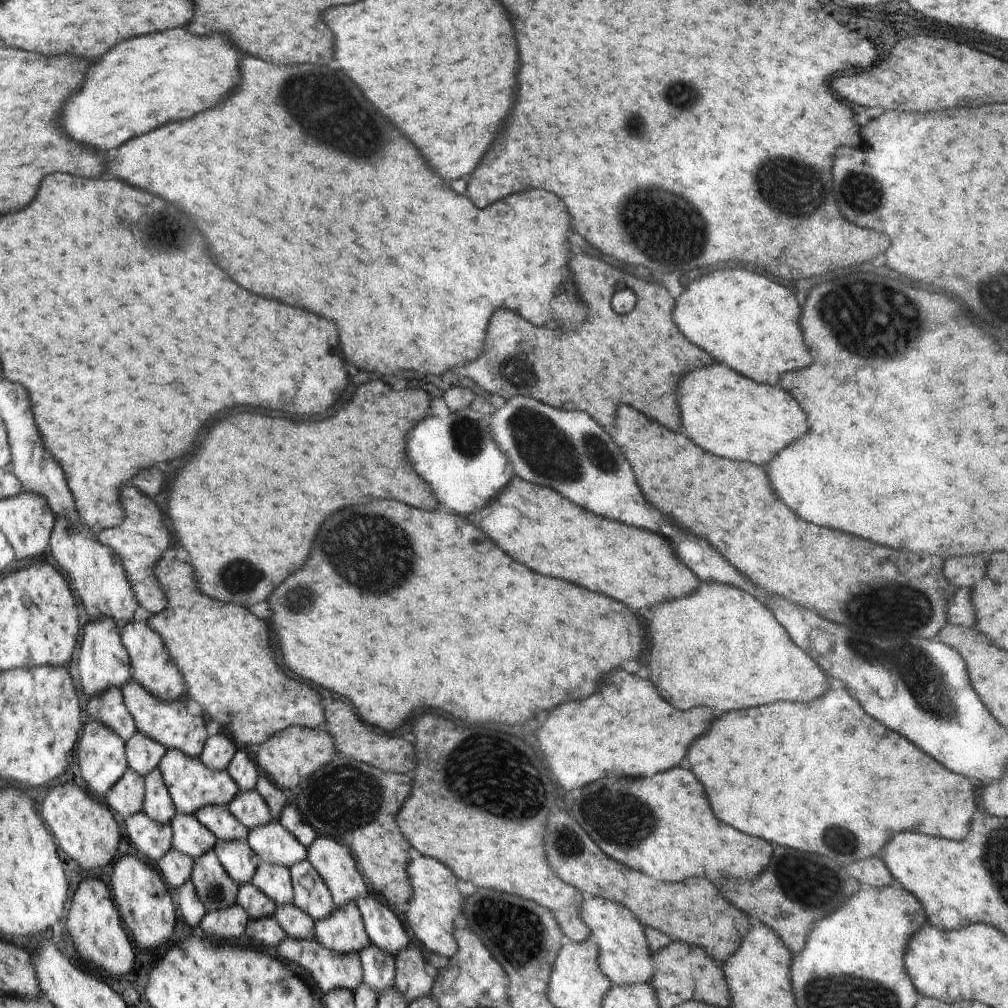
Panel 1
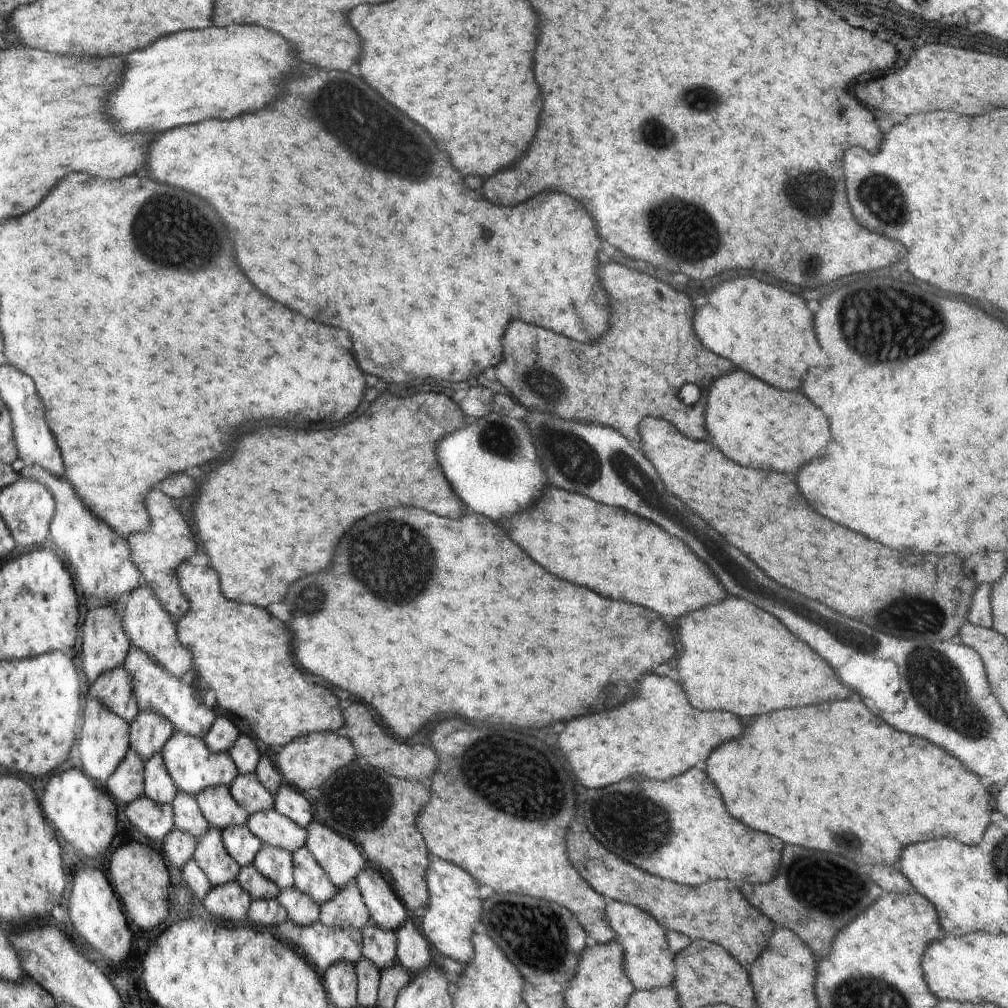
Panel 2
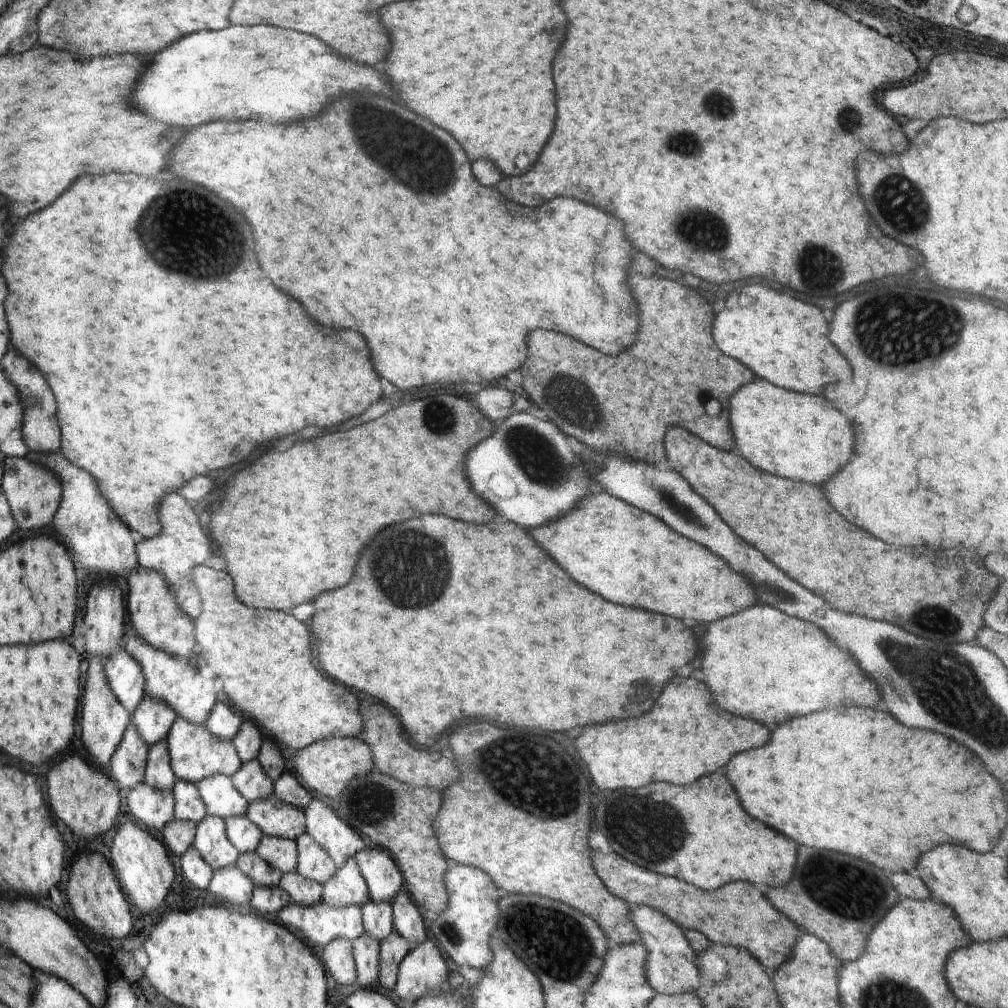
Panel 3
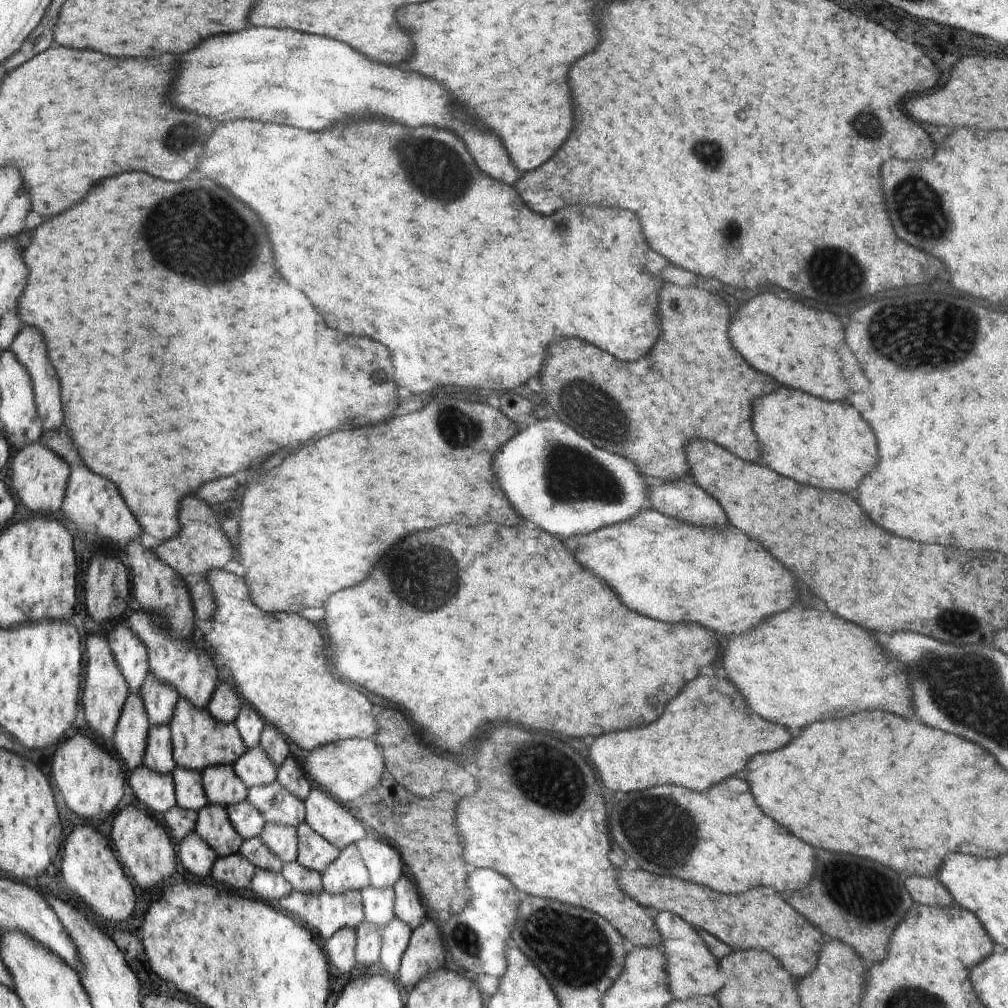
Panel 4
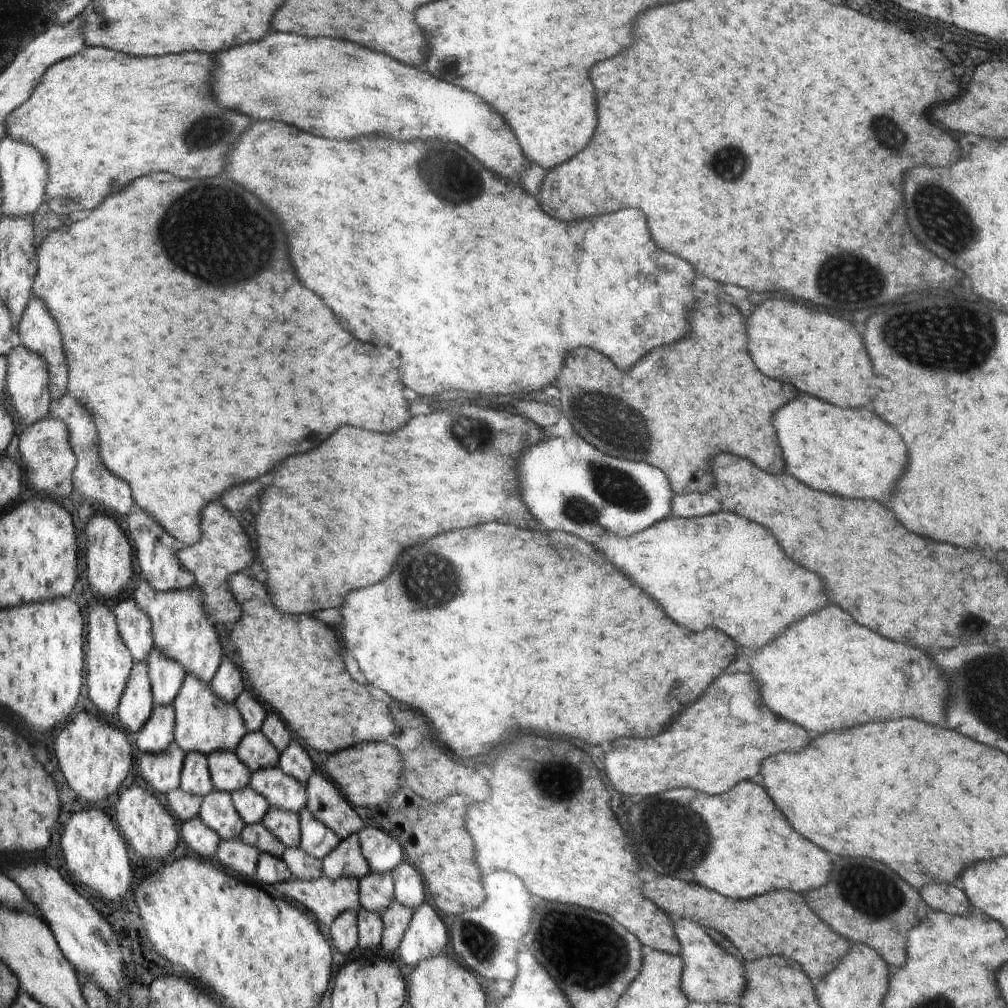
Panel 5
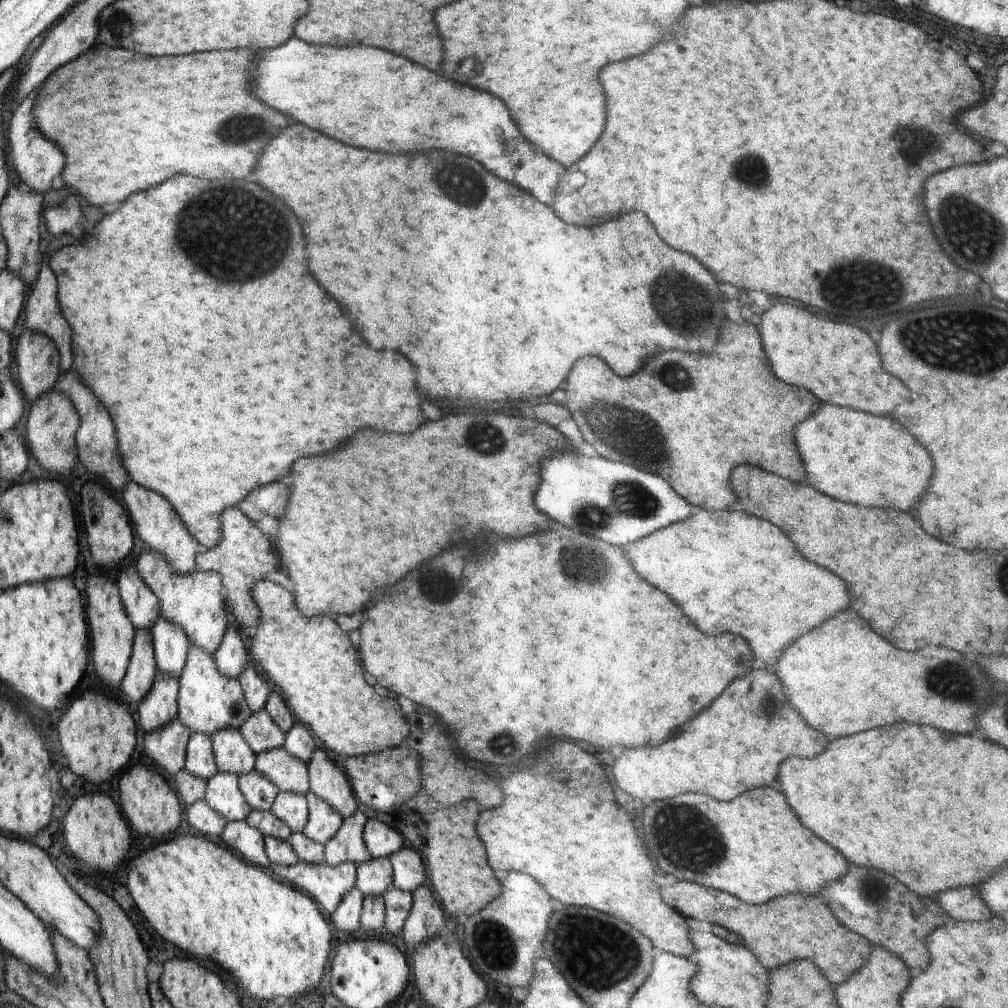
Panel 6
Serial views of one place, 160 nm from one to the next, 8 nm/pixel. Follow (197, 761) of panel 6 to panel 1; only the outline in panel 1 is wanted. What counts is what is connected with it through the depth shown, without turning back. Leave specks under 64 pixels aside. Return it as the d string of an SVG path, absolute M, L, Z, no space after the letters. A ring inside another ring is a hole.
M177 812L169 825L173 828L172 847L189 856L192 860L202 857L215 848L218 842L215 834L196 818L194 813Z

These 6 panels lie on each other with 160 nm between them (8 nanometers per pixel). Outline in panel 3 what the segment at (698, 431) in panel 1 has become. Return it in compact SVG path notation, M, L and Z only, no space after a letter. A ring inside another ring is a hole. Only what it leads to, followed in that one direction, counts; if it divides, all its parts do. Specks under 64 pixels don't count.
M766 380L746 384L730 400L729 424L742 456L756 468L776 476L826 484L850 460L854 448L852 422L826 398L788 392Z

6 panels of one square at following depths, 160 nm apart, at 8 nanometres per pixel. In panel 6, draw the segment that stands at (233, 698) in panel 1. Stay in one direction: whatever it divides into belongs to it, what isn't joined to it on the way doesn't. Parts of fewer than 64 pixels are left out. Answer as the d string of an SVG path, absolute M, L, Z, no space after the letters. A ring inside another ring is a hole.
M258 581L252 596L260 609L260 628L250 640L250 661L266 674L281 693L296 722L308 726L326 749L349 757L374 754L398 746L408 736L408 722L394 698L376 696L376 690L366 682L356 648L348 634L330 618L302 616L294 604L292 592L272 581Z

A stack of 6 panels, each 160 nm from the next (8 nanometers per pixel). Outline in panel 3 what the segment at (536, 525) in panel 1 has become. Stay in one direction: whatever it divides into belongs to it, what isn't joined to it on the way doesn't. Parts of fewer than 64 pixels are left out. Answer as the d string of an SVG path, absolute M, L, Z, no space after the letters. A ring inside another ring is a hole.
M608 494L584 498L578 504L578 508L562 520L550 526L536 528L534 538L562 566L562 570L568 572L572 580L600 594L604 600L616 604L646 608L680 620L688 618L698 622L714 622L758 604L753 584L743 574L736 574L734 570L730 570L726 562L720 562L716 554L710 554L708 550L704 550L704 546L676 534L653 514Z

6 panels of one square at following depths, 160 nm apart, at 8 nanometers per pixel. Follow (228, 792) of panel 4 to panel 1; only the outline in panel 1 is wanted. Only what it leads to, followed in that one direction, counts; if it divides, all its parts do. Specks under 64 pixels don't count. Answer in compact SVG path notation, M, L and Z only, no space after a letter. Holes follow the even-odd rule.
M208 805L196 812L199 819L218 840L246 841L250 830L231 813L228 805Z

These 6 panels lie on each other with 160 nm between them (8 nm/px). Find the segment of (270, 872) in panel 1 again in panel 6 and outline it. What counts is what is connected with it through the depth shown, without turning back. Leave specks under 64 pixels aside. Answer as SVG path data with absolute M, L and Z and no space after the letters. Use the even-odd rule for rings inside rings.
M279 791L269 810L274 816L283 820L291 832L304 830L309 815L305 794Z

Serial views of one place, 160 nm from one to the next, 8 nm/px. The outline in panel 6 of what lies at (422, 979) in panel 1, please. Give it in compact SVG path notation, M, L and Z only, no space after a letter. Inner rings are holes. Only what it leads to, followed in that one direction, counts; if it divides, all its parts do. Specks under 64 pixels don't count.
M403 846L398 852L389 854L388 857L393 868L393 885L396 888L412 893L426 880L423 858L416 854L414 849Z

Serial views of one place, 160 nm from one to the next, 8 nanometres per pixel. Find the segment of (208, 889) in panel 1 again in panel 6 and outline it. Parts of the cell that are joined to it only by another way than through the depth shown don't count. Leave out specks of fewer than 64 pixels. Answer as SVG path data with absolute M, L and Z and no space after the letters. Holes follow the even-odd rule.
M218 771L207 780L206 802L228 821L246 819L251 806L239 787L239 774Z

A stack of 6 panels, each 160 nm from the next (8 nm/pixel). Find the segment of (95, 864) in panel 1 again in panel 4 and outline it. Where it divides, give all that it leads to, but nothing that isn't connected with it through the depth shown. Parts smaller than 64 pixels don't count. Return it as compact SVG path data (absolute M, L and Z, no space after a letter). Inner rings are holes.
M74 734L70 740L62 742L54 752L52 776L56 786L60 788L66 804L86 820L102 820L106 818L120 802L124 794L126 774L122 772L122 759L112 756L108 748L94 744L90 738L82 734Z

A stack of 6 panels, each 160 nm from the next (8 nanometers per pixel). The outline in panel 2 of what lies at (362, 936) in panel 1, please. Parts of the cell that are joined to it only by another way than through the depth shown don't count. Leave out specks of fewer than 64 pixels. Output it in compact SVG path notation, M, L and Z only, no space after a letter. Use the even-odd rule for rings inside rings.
M352 879L347 885L341 886L335 895L320 904L319 920L326 926L331 927L354 927L361 932L361 928L370 922L370 913L365 905L362 893L357 882Z

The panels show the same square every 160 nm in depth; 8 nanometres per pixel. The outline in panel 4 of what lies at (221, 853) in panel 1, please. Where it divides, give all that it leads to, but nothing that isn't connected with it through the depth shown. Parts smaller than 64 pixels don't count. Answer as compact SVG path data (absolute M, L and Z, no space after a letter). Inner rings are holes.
M248 800L227 806L227 811L234 830L244 841L260 835L267 822L263 814Z

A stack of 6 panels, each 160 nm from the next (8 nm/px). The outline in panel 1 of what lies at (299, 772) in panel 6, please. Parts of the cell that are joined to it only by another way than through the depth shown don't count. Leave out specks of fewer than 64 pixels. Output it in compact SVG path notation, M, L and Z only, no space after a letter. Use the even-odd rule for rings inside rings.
M278 821L252 829L247 841L260 861L290 868L307 858L307 848Z

